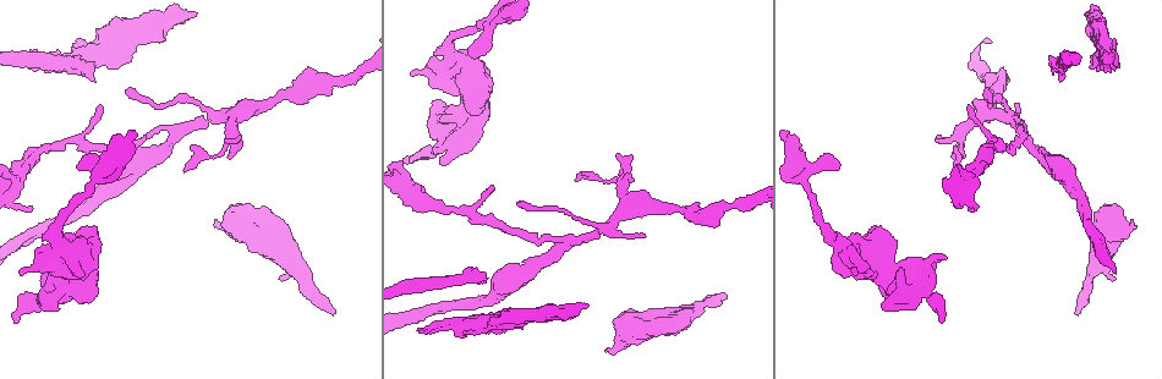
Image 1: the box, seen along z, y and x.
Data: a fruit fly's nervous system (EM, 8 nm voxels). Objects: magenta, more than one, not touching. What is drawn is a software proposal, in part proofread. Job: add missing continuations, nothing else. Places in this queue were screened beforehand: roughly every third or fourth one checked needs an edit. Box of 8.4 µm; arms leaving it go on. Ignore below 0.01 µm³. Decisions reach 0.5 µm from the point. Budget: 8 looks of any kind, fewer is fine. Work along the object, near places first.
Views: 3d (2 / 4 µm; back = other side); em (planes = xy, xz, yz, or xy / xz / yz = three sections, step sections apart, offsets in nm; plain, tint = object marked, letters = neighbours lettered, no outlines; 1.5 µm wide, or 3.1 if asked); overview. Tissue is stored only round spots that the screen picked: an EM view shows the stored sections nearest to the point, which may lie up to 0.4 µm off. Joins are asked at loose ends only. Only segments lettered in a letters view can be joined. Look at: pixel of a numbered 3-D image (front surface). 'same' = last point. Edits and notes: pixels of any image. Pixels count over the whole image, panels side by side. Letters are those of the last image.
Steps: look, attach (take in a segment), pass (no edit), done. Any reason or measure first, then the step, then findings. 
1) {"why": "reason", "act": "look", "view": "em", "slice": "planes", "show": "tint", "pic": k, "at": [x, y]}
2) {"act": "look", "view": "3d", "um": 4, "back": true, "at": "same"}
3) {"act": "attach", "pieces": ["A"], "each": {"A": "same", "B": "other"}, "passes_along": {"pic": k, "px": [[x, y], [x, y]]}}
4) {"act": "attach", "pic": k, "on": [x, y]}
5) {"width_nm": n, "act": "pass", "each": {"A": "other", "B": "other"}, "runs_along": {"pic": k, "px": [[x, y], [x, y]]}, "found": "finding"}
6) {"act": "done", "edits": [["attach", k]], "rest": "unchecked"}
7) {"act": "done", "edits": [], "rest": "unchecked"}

{"why": "thin end", "act": "look", "view": "3d", "um": 4, "pic": 1, "at": [989, 88]}

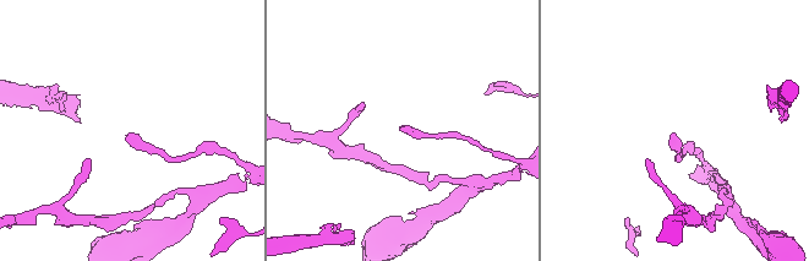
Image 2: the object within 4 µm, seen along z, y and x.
{"why": "need the tissue", "act": "look", "view": "em", "slice": "xy", "step": 8, "show": "letters", "pic": 2, "at": [674, 136]}

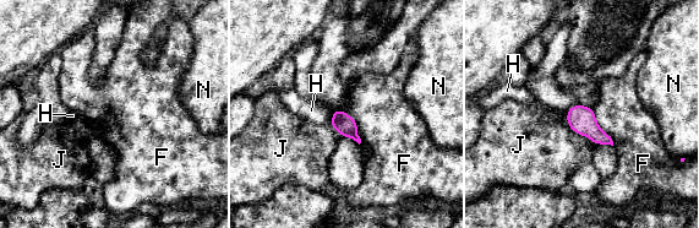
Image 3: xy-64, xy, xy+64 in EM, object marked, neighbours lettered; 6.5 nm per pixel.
{"act": "look", "view": "em", "slice": "planes", "show": "letters", "at": "same"}

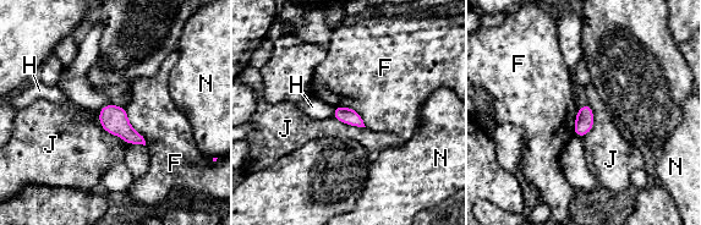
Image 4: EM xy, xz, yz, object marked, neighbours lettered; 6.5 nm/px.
{"act": "pass", "each": {"F": "other", "H": "other", "J": "other", "N": "other"}, "border": {"pic": 4, "px": [[99, 109], [99, 124], [127, 144]]}, "found": "no lettered segment goes on from it"}

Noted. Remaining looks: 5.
{"why": "free end", "act": "look", "view": "3d", "um": 2, "pic": 1, "at": [1059, 82]}

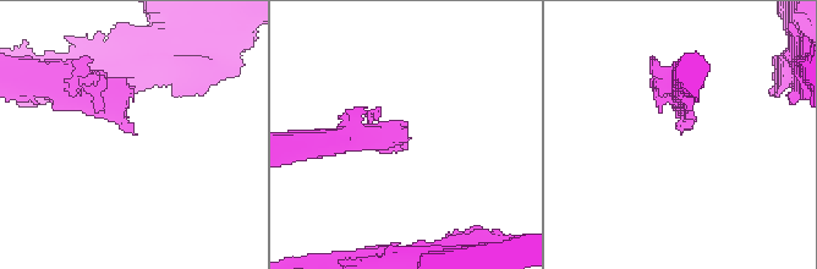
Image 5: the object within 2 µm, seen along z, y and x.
{"why": "shape alone is not enough", "act": "look", "view": "em", "slice": "xz", "step": 8, "show": "tint", "pic": 5, "at": [681, 132]}

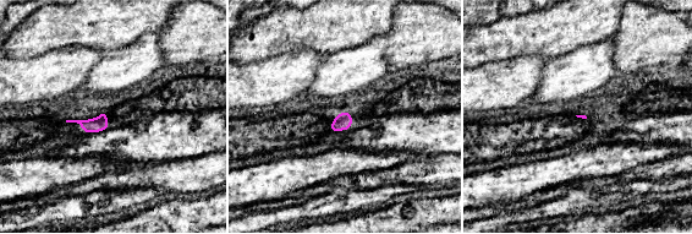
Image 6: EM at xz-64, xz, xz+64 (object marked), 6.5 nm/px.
{"act": "look", "view": "em", "slice": "planes", "show": "letters", "at": "same"}

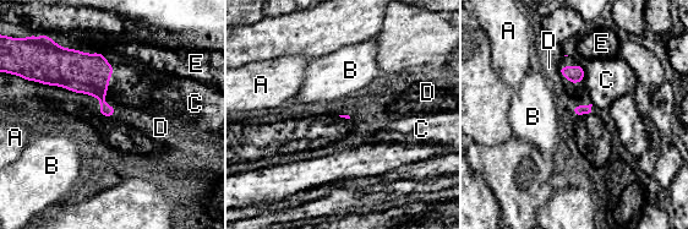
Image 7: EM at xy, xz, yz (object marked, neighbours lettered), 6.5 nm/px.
{"act": "attach", "pieces": ["D"], "each": {"A": "other", "B": "other", "C": "other", "D": "same", "E": "other"}, "found": "the neuron continues"}

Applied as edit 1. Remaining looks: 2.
{"why": "thin end", "act": "look", "view": "em", "slice": "yz", "step": 8, "show": "letters", "pic": 1, "at": [616, 153]}

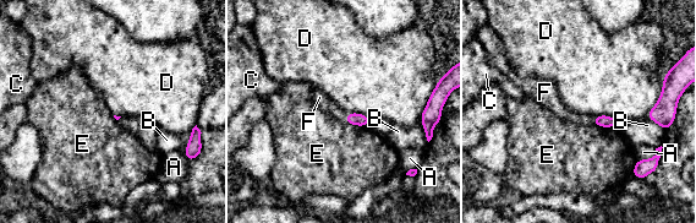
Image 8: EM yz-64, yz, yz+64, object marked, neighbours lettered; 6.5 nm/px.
{"act": "attach", "pieces": ["F"], "each": {"A": "other", "B": "other", "C": "other", "D": "other", "E": "other", "F": "same"}, "found": "it goes on there"}

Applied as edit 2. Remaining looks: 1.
{"act": "done", "edits": [["attach", 7], ["attach", 8]], "rest": "unchecked"}

